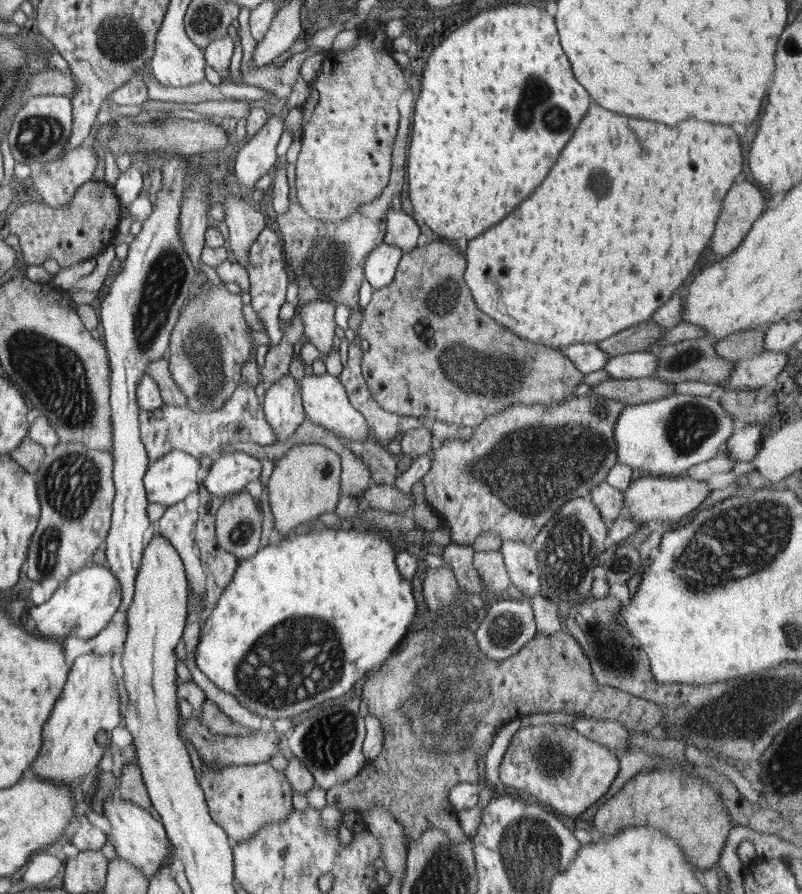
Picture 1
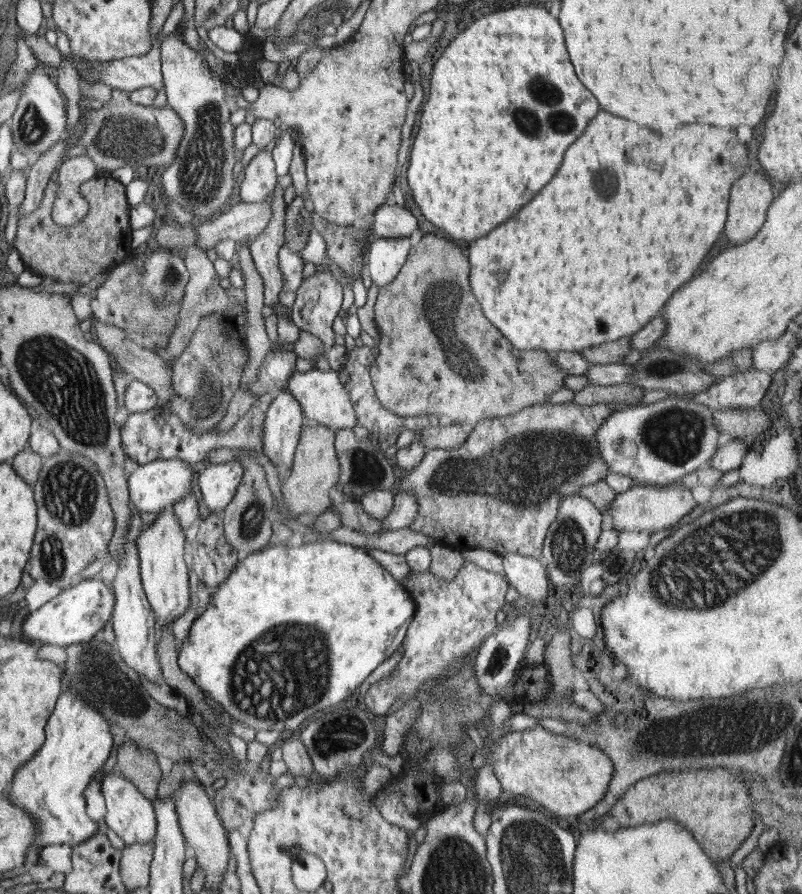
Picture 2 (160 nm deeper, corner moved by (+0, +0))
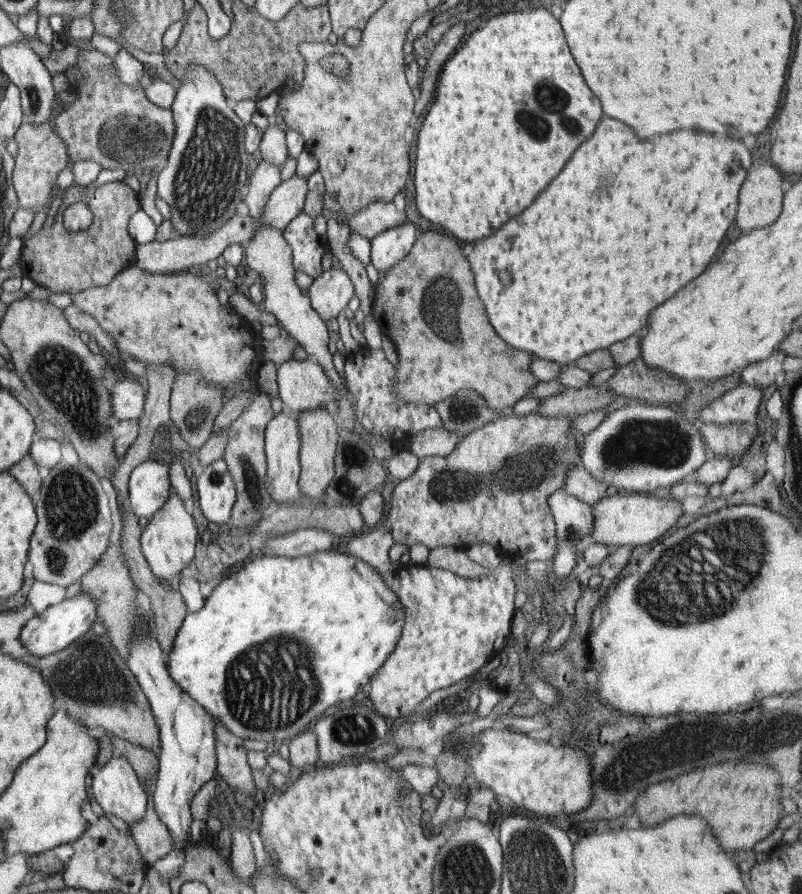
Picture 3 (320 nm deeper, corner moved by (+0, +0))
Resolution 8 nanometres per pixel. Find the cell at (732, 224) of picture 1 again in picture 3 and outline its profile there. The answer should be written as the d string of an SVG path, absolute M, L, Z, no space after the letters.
M764 164L750 169L739 192L740 204L738 204L736 222L742 230L752 230L752 228L760 228L760 226L768 226L772 222L776 222L783 207L782 183L780 170L774 164Z

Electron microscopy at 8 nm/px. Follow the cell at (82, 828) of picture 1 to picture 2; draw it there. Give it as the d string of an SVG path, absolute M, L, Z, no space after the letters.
M67 690L59 696L45 726L44 744L24 766L20 767L6 791L7 796L35 820L36 834L32 844L35 850L51 844L70 844L73 847L95 835L100 829L98 822L90 819L86 813L84 790L112 752L114 741L110 730L113 729L114 726L103 714L91 704L86 704L75 692Z

